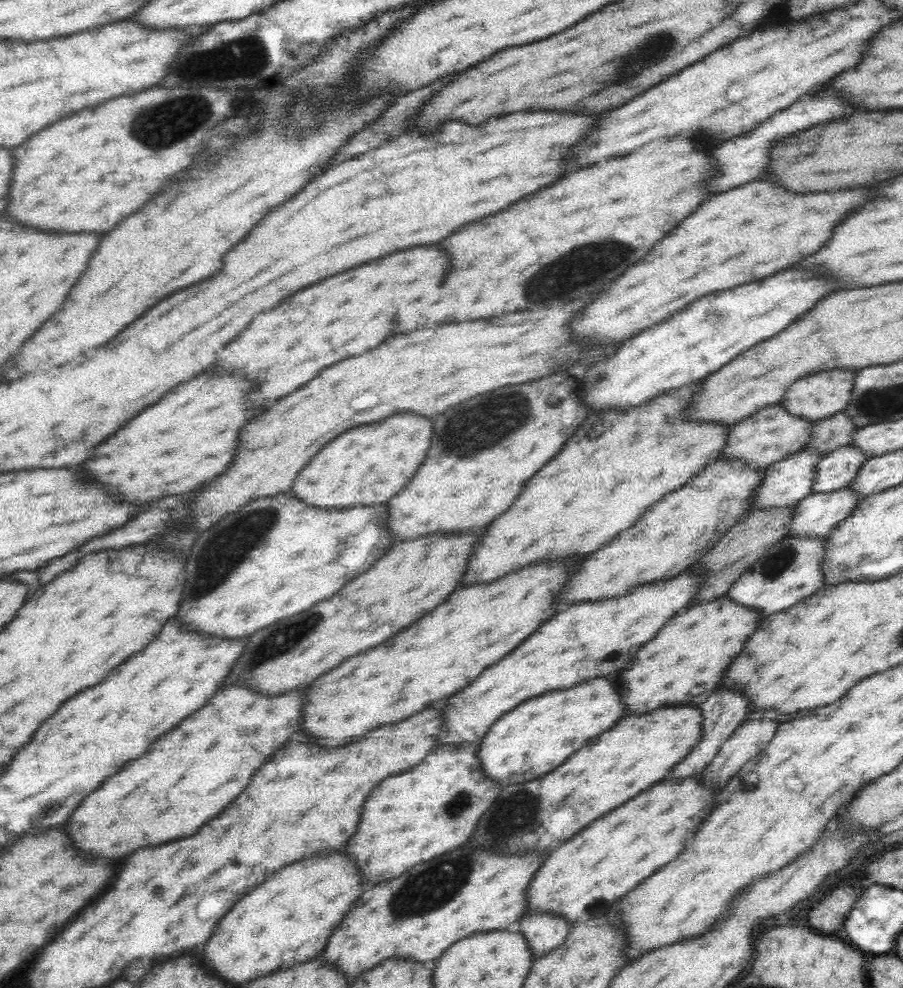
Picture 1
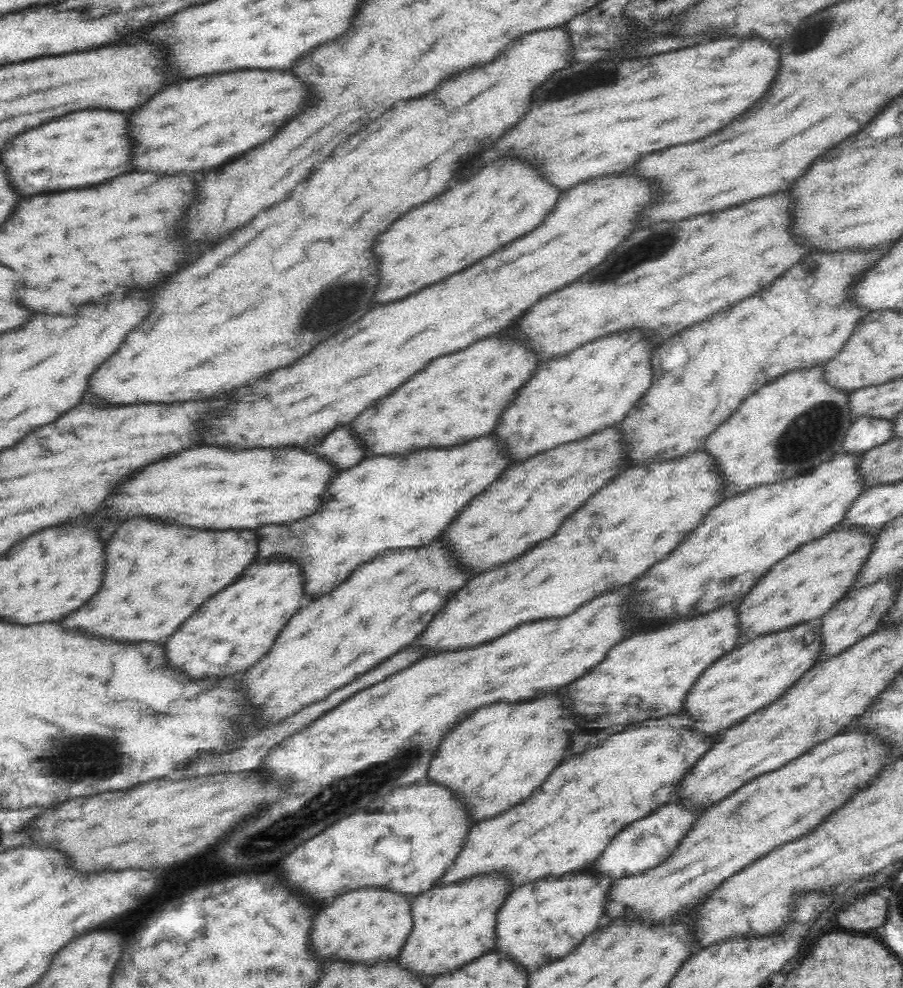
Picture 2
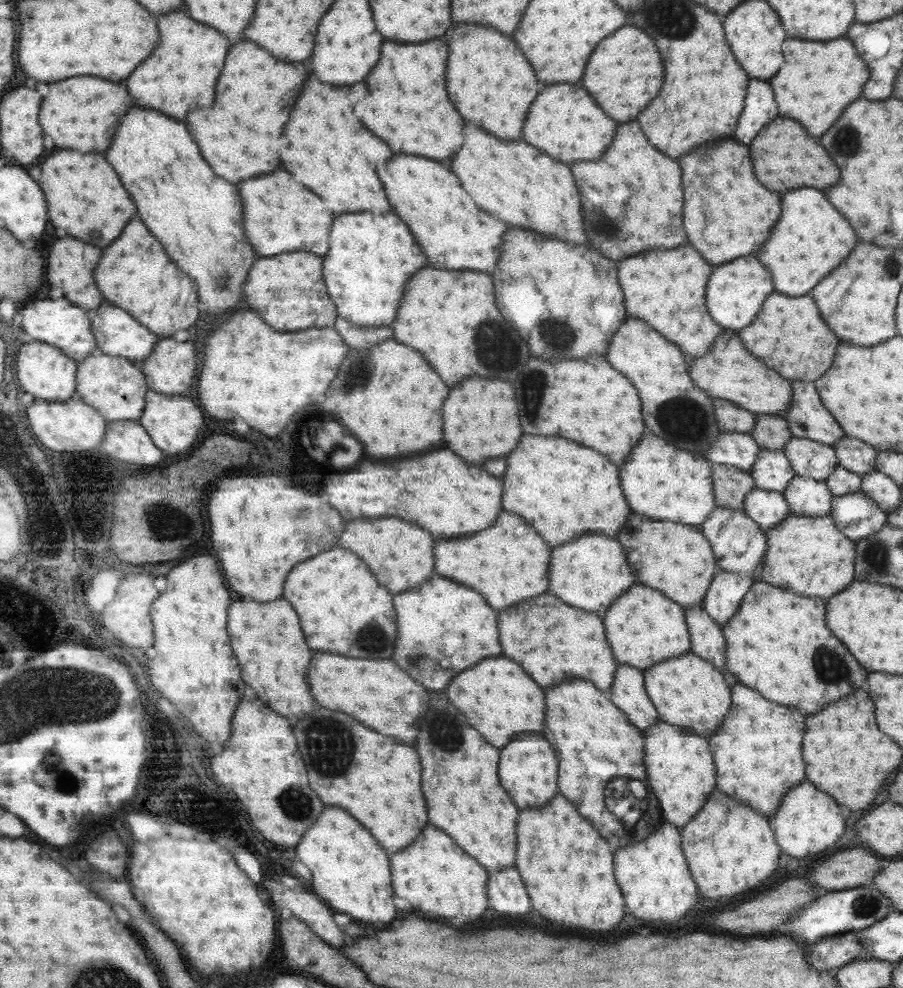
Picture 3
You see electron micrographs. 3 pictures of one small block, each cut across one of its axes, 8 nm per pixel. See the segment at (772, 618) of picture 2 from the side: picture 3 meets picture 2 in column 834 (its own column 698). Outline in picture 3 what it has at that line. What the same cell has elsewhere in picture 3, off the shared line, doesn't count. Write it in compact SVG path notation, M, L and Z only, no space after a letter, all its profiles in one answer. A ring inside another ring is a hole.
M631 511L627 520L615 536L623 546L626 560L639 578L639 584L655 588L683 608L701 605L710 580L717 572L710 541L699 531L699 527L669 521L654 521ZM631 516L631 518L629 518Z

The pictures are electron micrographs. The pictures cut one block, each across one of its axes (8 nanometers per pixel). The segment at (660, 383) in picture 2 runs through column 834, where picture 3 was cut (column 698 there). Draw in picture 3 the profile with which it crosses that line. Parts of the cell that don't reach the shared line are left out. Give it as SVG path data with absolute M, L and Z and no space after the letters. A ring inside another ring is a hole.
M691 246L673 248L673 250L657 250L641 252L639 256L631 256L621 260L617 266L617 279L625 298L626 314L651 325L658 333L678 348L687 358L705 356L713 347L713 342L722 332L722 327L711 318L706 308L706 284L710 278L711 268L697 250Z

